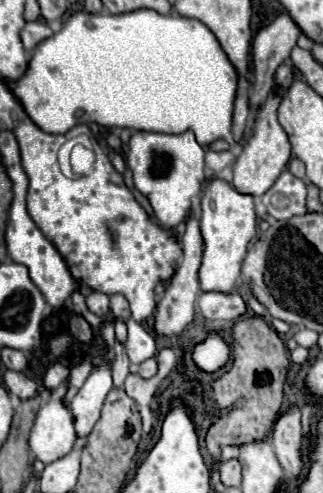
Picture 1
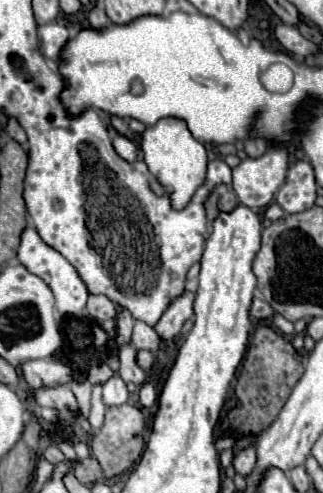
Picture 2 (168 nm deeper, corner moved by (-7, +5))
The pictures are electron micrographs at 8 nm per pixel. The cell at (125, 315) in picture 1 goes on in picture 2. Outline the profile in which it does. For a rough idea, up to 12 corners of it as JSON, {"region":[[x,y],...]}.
{"region":[[127,308],[117,314],[117,344],[131,338],[133,320]]}

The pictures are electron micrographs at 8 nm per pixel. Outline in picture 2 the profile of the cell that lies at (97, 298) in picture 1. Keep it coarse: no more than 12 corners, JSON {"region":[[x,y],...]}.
{"region":[[91,294],[89,316],[97,322],[115,318],[115,304],[103,294]]}

